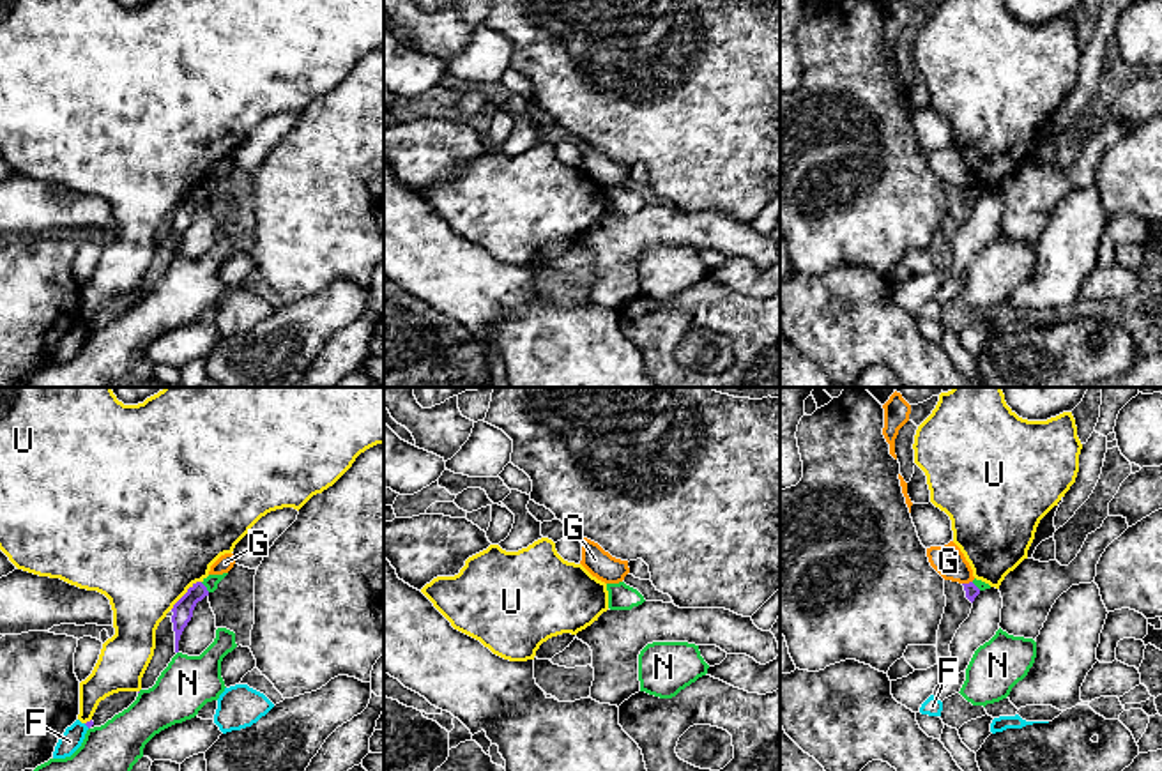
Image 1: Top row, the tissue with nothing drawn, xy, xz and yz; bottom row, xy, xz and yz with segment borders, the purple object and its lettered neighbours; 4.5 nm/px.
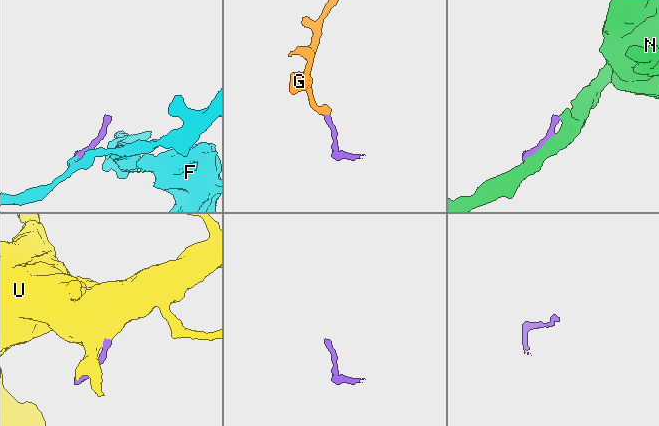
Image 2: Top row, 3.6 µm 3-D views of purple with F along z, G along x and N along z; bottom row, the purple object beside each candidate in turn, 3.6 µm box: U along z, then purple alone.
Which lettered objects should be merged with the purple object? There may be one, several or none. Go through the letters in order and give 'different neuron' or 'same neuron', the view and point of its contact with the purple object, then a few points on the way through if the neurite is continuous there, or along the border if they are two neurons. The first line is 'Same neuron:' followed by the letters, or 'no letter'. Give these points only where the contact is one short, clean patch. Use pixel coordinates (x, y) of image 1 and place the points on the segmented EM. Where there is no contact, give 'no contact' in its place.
Same neuron: no letter
F: different neuron; contact xy (87, 725); border xy (84, 724), (89, 727)
G: different neuron; contact yz (966, 584); border yz (971, 580), (963, 584)
N: different neuron; contact xy (206, 587)
U: different neuron; contact xy (186, 593)

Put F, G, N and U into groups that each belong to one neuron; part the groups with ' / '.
F / G / N / U

